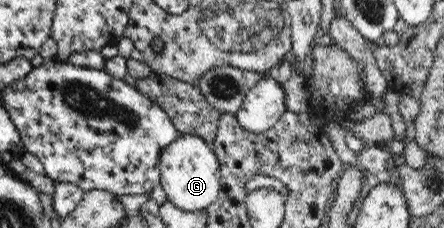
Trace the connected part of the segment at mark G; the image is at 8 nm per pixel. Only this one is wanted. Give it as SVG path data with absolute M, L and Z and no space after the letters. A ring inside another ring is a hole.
M181 134L161 152L159 182L166 192L167 202L185 212L206 210L215 203L221 190L220 162L201 137Z

